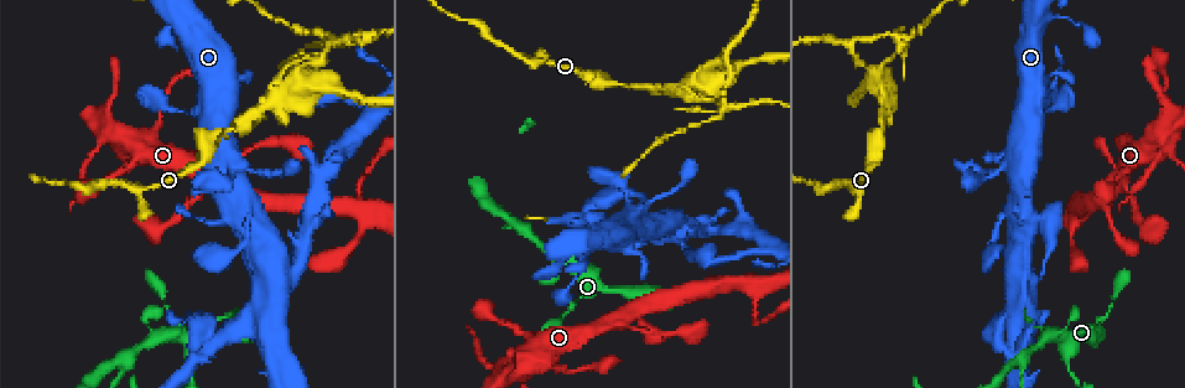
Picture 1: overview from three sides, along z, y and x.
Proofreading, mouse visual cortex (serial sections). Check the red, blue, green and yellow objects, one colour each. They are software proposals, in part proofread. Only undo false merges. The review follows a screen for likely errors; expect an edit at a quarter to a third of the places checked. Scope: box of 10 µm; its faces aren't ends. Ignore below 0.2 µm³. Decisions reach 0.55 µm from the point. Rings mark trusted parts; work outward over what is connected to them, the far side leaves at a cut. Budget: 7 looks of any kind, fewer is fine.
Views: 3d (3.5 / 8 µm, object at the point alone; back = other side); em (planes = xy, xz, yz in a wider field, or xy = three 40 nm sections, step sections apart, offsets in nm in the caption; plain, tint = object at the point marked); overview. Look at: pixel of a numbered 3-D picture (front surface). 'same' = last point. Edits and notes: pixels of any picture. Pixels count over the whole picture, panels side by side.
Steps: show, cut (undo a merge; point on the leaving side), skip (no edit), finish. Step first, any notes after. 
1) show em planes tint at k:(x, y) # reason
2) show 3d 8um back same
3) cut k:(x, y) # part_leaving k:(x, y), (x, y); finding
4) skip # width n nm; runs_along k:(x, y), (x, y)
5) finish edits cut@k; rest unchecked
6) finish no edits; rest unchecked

show 3d 3.5um at 1:(291, 273) # a narrow waist

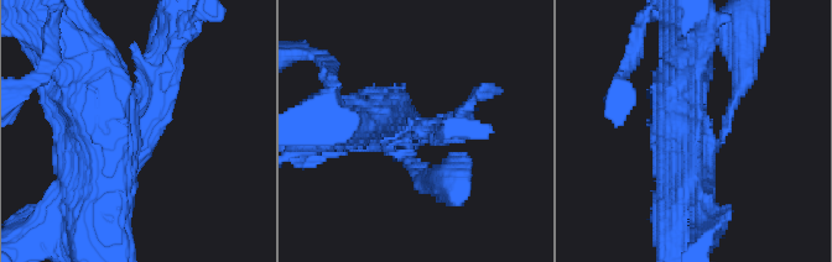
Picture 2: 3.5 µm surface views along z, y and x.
show em xy step 1 tint at 2:(134, 131) # arms 4; arm_widths 150, 300, 600, 600 nm; now the EM

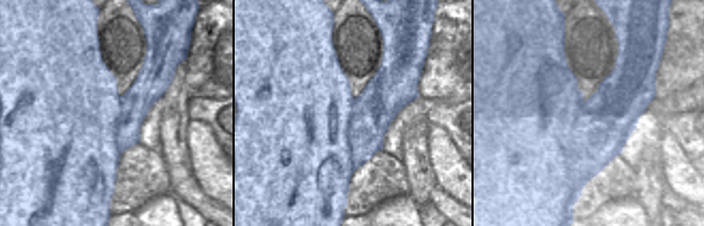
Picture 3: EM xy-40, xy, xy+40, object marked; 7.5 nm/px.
cut 2:(140, 72) # part_leaving 2:(140, 129), (155, 114), (175, 31); a second cell is stuck on

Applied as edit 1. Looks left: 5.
show 3d 3.5um back at 1:(1022, 360)

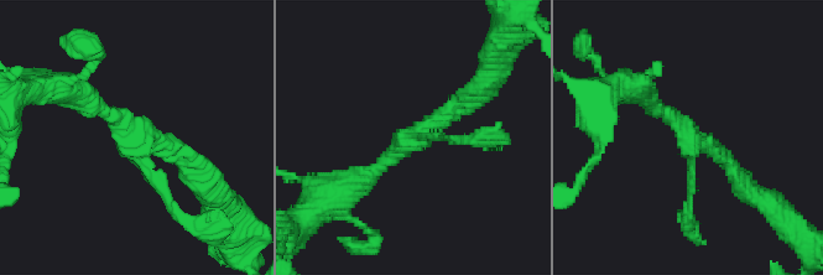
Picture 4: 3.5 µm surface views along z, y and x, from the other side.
show em xy step 1 tint at 4:(138, 136) # shape alone is not enough

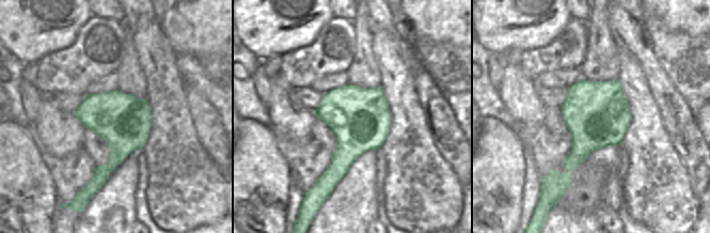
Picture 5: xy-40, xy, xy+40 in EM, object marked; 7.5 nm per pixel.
skip # width 460 nm; runs_along 4:(358, 183), (406, 143), (475, 96); all the same cell

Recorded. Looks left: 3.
show 3d 8um at 1:(764, 320)

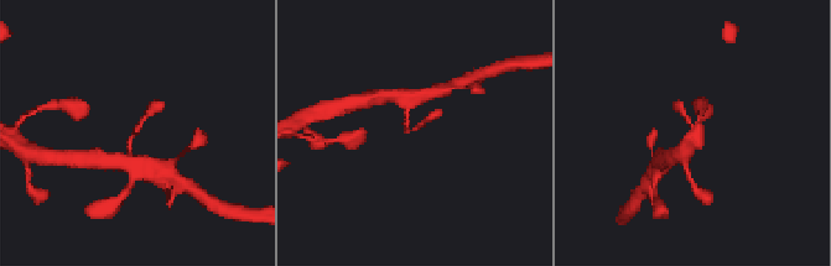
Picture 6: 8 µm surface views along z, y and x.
show 3d 3.5um same # zoom in

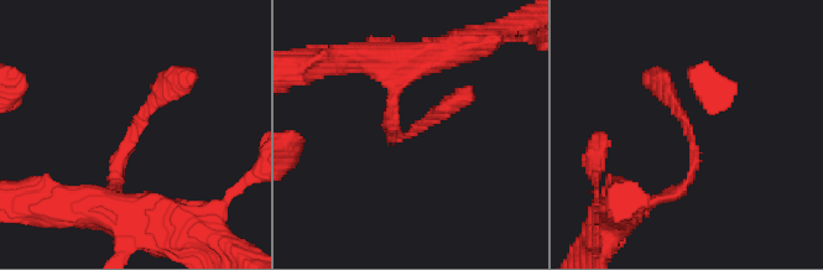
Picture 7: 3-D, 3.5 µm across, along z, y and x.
show em planes tint at 7:(130, 142)

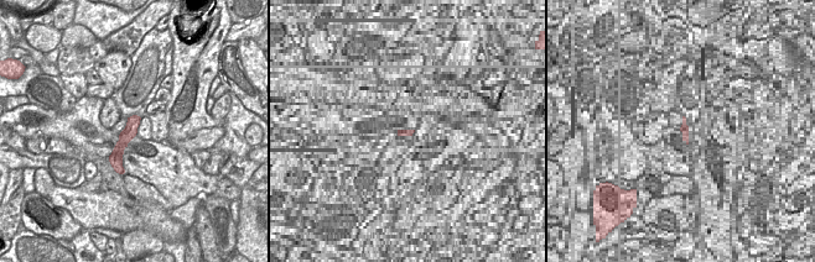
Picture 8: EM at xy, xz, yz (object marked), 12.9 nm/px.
skip # arm_widths 150, 200 nm; runs_along 7:(115, 198), (119, 156), (180, 79); one cell here

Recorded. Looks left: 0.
finish edits cut@2; rest unchecked

